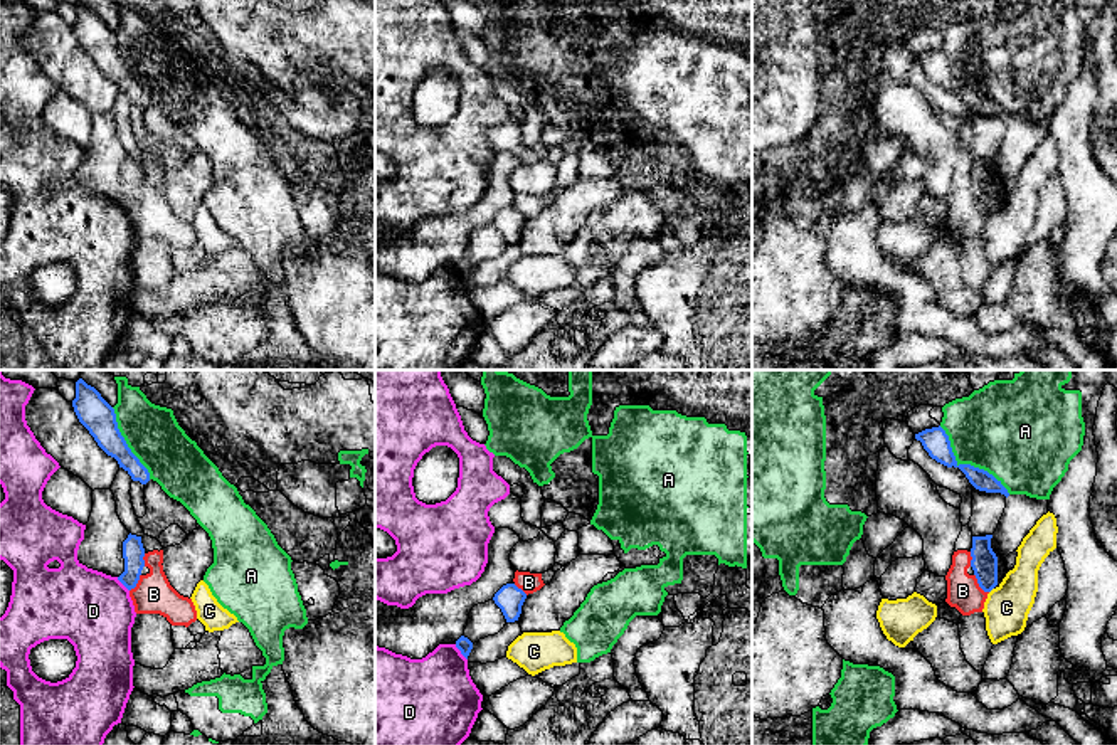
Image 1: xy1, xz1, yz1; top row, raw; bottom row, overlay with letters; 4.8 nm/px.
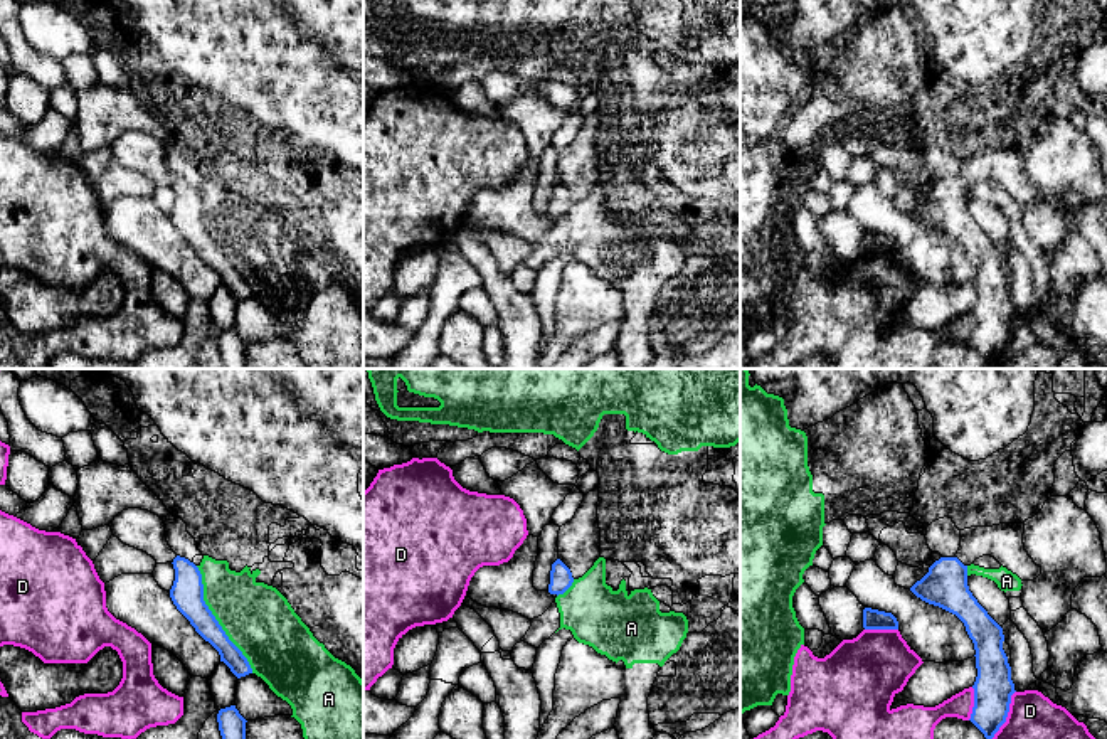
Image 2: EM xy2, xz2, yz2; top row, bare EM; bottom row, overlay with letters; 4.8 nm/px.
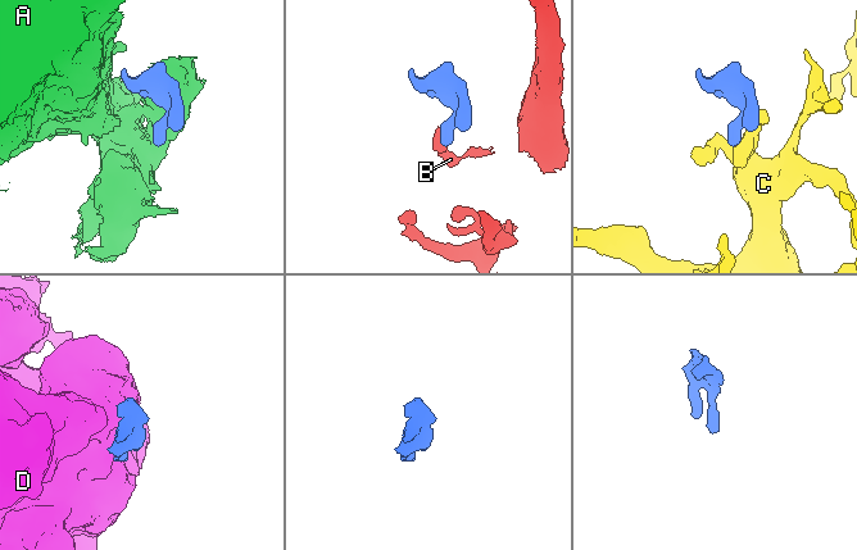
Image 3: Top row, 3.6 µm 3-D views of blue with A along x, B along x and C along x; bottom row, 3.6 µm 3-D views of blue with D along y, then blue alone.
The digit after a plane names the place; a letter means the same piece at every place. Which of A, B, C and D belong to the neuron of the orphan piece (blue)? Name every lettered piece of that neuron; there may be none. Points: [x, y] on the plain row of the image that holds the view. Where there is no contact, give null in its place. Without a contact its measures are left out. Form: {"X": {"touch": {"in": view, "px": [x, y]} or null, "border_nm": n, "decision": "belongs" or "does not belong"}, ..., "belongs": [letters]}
{"A": {"touch": {"in": "xy2", "px": [216, 243]}, "border_nm": 600, "decision": "does not belong"}, "B": {"touch": {"in": "yz1", "px": [979, 207]}, "border_nm": 120, "decision": "does not belong"}, "C": {"touch": {"in": "yz1", "px": [991, 212]}, "border_nm": 40, "decision": "does not belong"}, "D": {"touch": {"in": "yz2", "px": [1006, 339]}, "border_nm": 280, "decision": "does not belong"}, "belongs": []}

